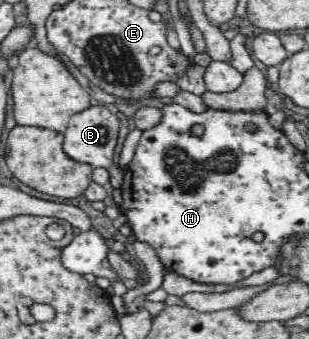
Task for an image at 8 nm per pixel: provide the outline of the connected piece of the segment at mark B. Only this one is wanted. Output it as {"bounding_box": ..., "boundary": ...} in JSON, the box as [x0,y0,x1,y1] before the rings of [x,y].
{"bounding_box":[63,105,123,188],"boundary":[[[92,105],[74,114],[70,118],[68,128],[63,133],[63,150],[77,162],[85,162],[92,167],[106,168],[110,173],[110,183],[114,188],[120,188],[123,183],[123,168],[114,162],[114,148],[118,140],[119,120],[104,105]]]}

